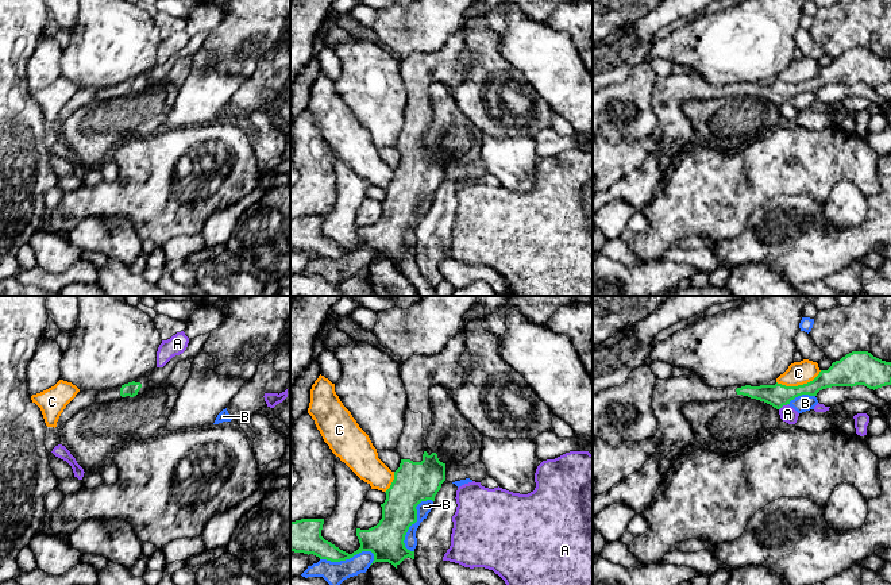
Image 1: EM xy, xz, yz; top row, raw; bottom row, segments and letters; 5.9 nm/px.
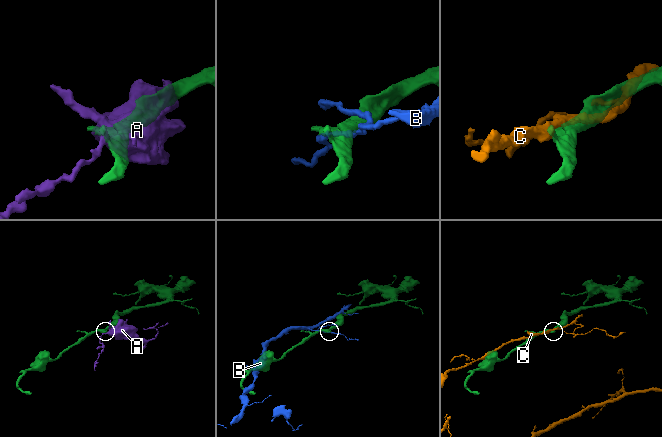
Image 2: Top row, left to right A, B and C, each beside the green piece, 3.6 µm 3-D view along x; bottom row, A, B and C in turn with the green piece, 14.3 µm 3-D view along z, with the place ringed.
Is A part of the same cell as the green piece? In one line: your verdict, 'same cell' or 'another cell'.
another cell

